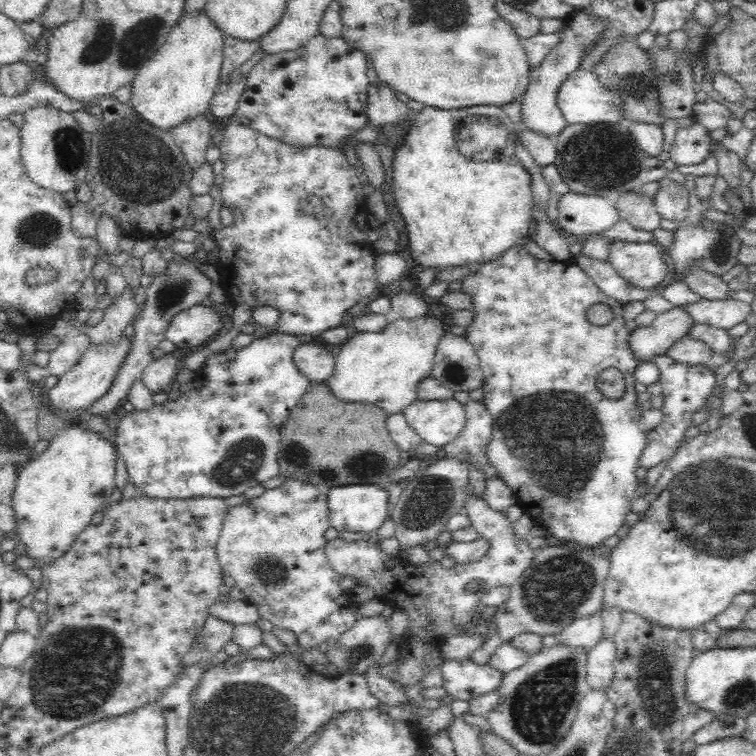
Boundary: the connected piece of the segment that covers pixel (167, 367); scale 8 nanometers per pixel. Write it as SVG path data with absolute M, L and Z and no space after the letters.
M168 353L148 364L140 379L150 393L154 395L167 390L177 379L179 370L176 368L176 361L172 353Z

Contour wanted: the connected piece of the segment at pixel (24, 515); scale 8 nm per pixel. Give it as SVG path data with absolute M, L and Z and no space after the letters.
M72 424L66 430L61 430L52 440L46 450L19 467L16 486L10 498L9 505L14 511L16 527L12 530L17 535L17 544L26 545L28 558L34 559L34 568L44 568L54 560L65 556L80 535L90 526L92 514L100 506L100 502L109 499L115 486L114 447L110 441L90 431L82 430L80 426Z

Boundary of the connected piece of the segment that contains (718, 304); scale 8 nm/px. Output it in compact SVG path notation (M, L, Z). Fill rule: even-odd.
M700 298L694 303L674 306L686 309L694 323L706 324L713 328L728 331L732 326L743 322L751 312L750 304L735 299L714 300Z

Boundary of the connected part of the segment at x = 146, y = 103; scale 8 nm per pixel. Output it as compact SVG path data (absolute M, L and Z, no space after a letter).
M205 11L192 12L192 15L182 14L180 20L171 28L168 38L160 49L142 66L132 82L132 94L129 104L145 122L172 132L184 121L194 120L196 116L210 111L210 101L219 86L221 67L223 66L224 33Z

